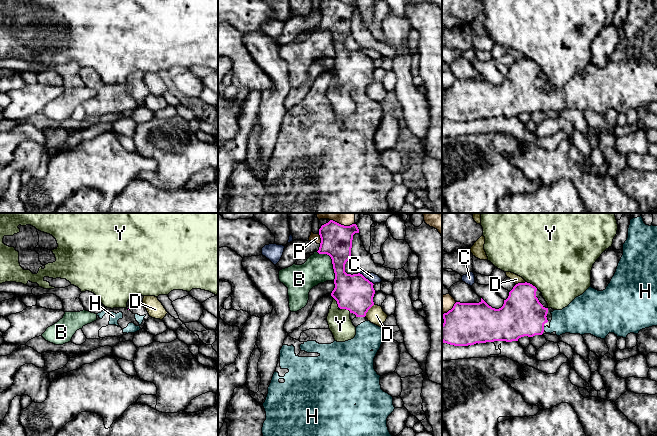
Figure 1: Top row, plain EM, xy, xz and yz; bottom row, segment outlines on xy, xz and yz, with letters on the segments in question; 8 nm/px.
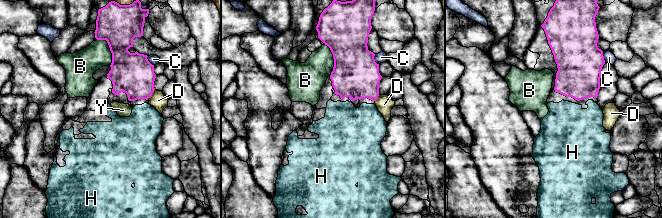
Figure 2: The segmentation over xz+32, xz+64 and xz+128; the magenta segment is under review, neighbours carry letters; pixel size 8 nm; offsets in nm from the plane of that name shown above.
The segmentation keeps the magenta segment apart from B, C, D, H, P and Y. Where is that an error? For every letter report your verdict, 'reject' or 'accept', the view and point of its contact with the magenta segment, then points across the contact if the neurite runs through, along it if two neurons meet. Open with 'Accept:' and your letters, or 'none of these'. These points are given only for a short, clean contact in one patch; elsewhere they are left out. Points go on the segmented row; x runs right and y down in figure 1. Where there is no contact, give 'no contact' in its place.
Accept: H
B: reject | xz (332, 262) | along xz (317, 251), (330, 257), (334, 280)
C: reject | xz (365, 278)
D: reject | xz (368, 309) | along xz (374, 304), (364, 316)
H: accept | yz (543, 329) | across yz (522, 314), (537, 328), (543, 329), (572, 319)
P: reject | xz (321, 239) | along xz (318, 234), (320, 243)
Y: reject | yz (531, 284) | along yz (526, 281), (537, 288)

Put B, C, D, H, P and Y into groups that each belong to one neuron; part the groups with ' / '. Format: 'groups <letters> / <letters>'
groups B / C / D / H / P / Y

